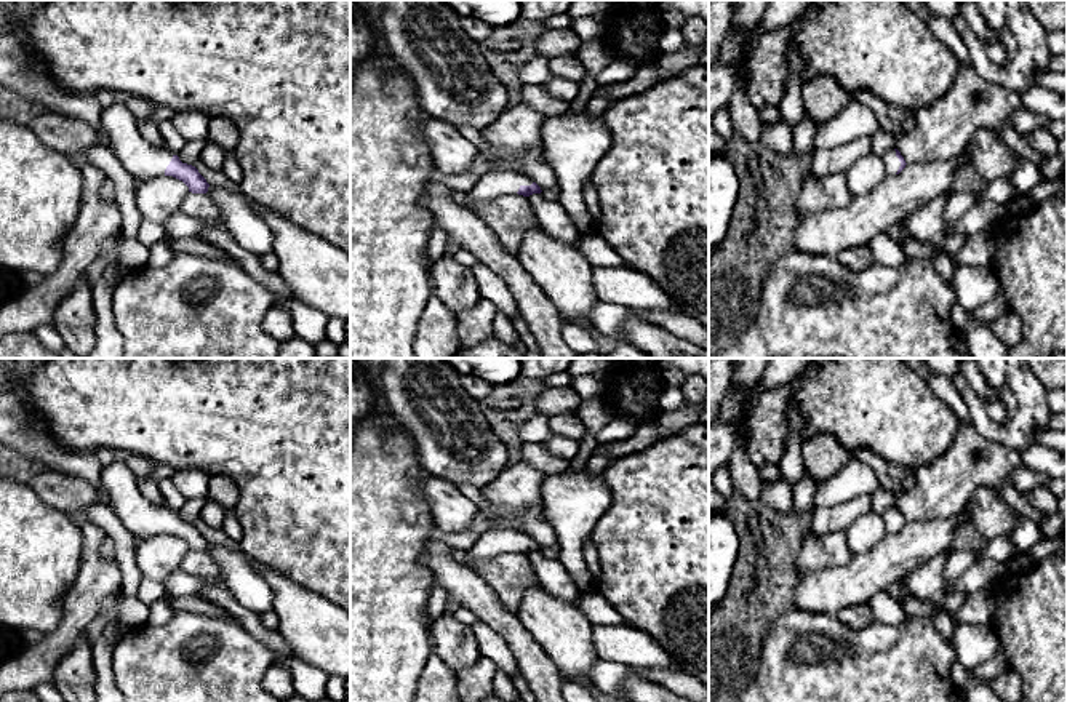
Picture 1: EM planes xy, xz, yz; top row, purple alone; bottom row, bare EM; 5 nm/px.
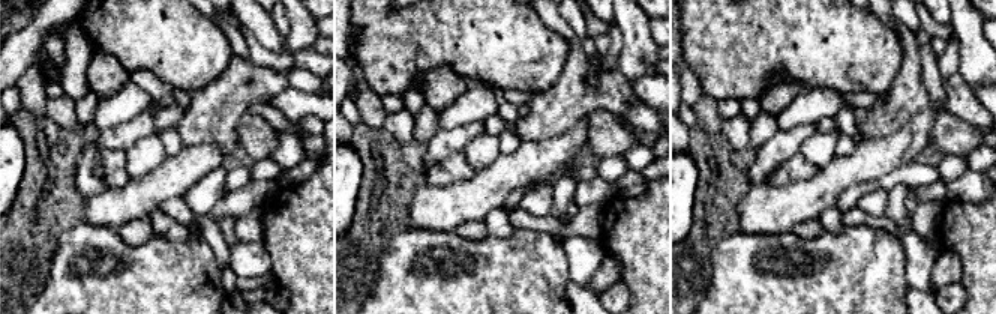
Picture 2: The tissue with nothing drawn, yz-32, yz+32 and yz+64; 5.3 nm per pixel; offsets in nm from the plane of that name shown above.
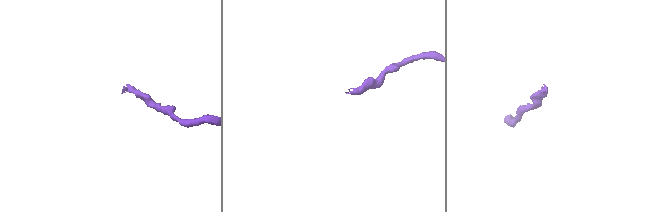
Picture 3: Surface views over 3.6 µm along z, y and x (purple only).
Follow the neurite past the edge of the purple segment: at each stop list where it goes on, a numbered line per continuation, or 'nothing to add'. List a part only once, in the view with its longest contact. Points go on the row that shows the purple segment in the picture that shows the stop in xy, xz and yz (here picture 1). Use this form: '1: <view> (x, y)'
1: yz (891, 162)

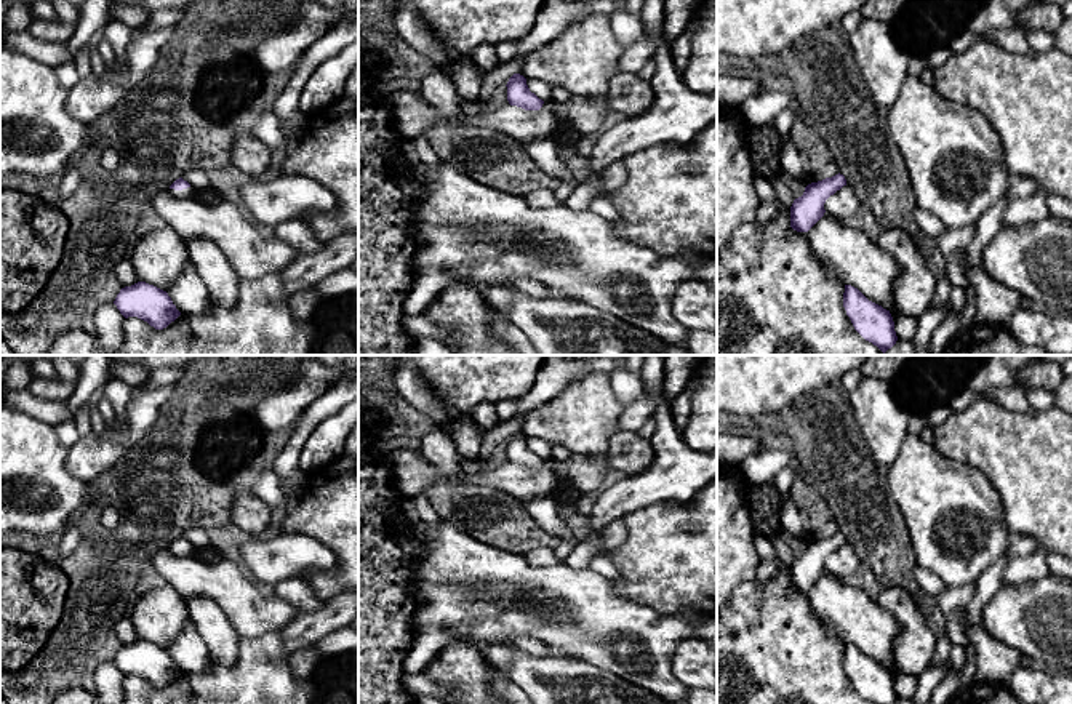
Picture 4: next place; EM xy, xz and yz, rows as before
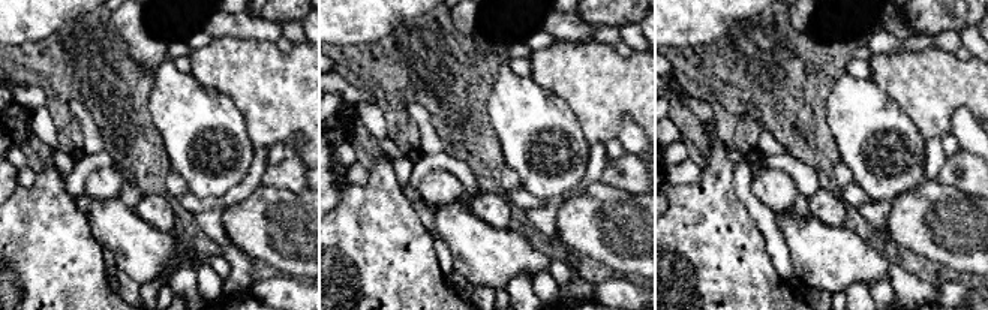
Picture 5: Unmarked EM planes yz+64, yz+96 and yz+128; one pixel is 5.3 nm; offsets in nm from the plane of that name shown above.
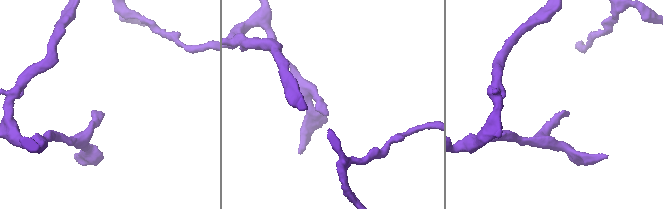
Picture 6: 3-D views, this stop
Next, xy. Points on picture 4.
1: xy (189, 192)

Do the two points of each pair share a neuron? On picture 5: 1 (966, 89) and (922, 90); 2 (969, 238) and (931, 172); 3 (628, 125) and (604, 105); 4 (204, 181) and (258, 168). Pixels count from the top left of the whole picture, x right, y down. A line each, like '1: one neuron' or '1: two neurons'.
1: one neuron
2: two neurons
3: two neurons
4: two neurons

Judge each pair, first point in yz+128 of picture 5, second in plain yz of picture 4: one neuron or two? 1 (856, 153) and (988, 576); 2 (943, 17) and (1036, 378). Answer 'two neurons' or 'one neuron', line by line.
1: two neurons
2: one neuron

